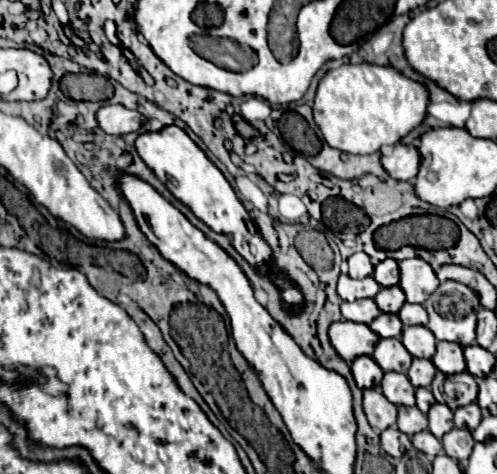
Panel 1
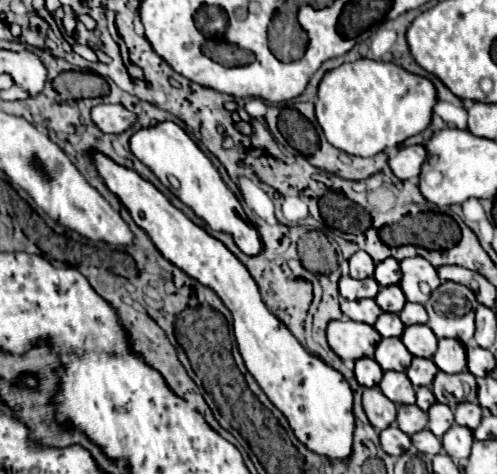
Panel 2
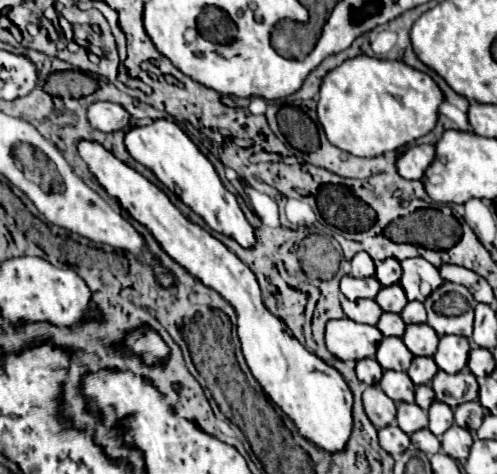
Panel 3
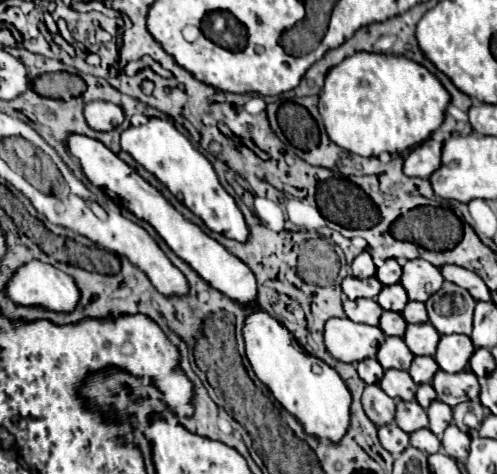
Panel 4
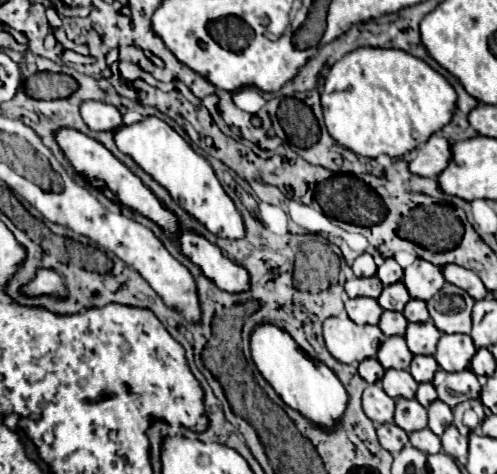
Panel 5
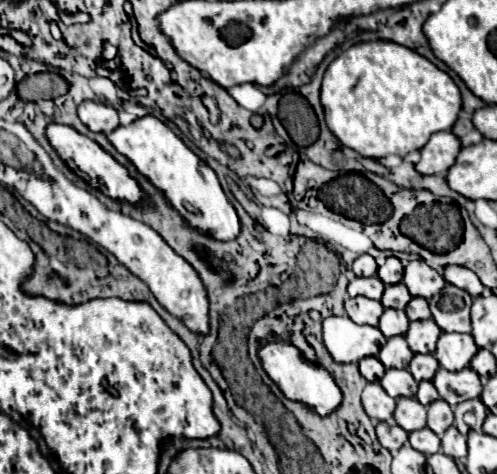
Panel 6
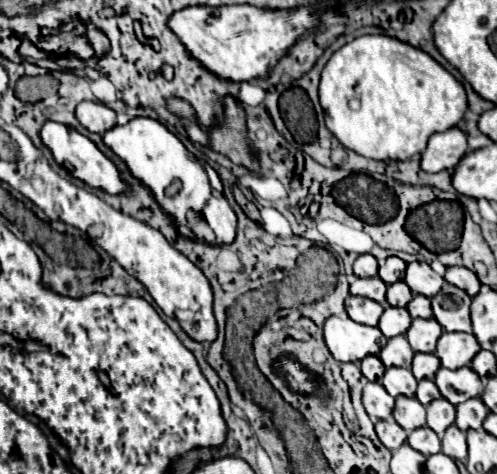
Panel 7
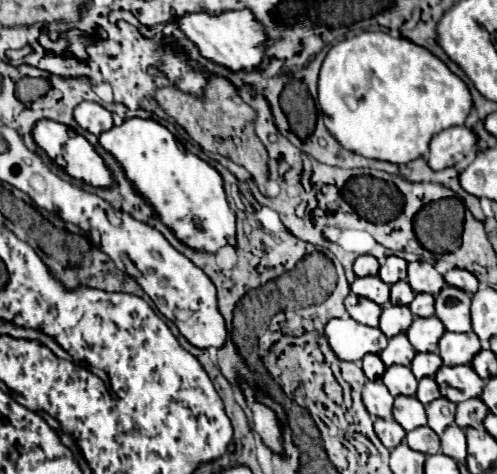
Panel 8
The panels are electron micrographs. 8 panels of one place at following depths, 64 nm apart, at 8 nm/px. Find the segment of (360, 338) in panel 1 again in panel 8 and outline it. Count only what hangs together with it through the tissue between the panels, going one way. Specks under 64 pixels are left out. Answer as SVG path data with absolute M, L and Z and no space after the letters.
M332 318L326 324L326 338L332 352L350 362L358 362L366 354L380 354L388 344L380 328L358 324L352 318Z

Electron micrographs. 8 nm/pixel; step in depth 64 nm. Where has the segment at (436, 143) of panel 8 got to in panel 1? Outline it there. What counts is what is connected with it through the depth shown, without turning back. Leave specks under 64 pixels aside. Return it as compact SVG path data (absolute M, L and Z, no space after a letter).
M396 144L390 154L382 156L380 164L394 180L412 180L420 166L420 154L414 146Z

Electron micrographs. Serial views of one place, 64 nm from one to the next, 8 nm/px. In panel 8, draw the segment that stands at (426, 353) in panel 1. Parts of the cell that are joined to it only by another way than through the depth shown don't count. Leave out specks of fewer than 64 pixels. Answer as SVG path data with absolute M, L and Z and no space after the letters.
M436 316L414 318L412 326L406 332L416 352L438 352L438 340L442 334L444 334L444 324L440 324Z

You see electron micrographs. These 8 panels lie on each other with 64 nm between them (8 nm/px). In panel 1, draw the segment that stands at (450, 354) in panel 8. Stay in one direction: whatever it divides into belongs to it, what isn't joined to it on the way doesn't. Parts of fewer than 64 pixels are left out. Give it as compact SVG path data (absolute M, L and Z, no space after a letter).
M438 342L436 354L432 356L432 362L444 374L458 374L458 372L466 370L464 352L462 352L462 348L458 344Z

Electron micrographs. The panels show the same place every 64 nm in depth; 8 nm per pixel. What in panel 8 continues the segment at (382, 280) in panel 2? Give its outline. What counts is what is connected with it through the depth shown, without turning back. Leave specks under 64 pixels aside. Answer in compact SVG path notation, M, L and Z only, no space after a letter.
M390 256L386 260L386 264L380 268L378 274L386 284L394 284L398 280L406 280L406 260L398 258L398 256Z

